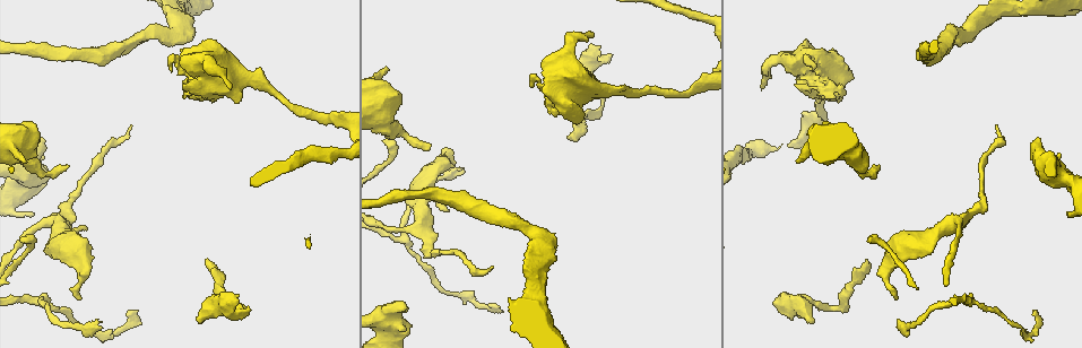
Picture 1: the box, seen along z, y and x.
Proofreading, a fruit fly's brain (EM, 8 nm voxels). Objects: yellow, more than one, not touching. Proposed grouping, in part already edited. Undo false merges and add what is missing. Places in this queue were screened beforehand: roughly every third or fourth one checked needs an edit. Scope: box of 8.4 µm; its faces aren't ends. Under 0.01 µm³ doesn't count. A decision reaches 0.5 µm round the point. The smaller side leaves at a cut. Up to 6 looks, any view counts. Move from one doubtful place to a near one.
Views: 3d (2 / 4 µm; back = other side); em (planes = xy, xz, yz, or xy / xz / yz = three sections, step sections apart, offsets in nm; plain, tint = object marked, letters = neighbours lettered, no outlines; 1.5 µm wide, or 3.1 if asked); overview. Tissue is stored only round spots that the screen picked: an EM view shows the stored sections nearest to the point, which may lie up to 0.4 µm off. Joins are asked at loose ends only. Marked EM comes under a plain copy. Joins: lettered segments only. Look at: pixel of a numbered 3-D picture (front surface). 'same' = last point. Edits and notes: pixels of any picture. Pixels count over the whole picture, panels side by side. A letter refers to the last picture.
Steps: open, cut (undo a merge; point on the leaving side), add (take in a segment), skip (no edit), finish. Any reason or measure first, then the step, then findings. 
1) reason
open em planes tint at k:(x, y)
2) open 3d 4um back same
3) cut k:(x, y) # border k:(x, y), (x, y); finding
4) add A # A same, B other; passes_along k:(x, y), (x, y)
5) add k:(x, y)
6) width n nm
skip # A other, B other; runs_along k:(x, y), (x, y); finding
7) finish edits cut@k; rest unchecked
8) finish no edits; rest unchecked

branch stops here
open 3d 2um at 1:(405, 303)

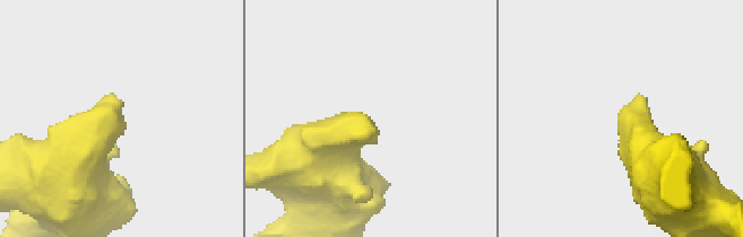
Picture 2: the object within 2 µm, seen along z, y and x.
open em planes letters at 2:(117, 105)

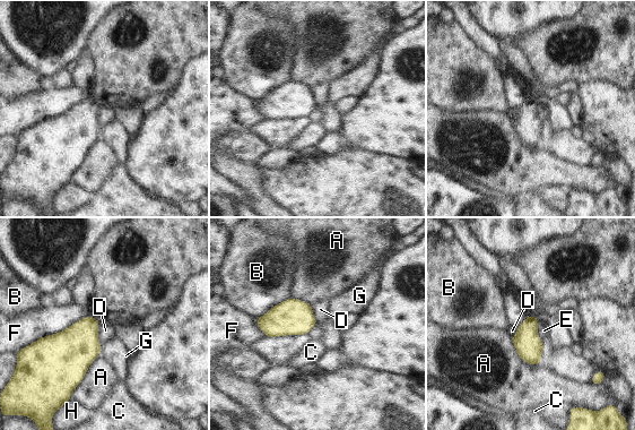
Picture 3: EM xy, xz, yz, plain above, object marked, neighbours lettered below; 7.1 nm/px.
skip # A other, B other, C other, D other, E other, F other, G other, H other; border 3:(539, 319), (537, 335), (542, 342); none of them fits

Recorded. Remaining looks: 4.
sudden change in width
open 3d 4um at 1:(983, 203)

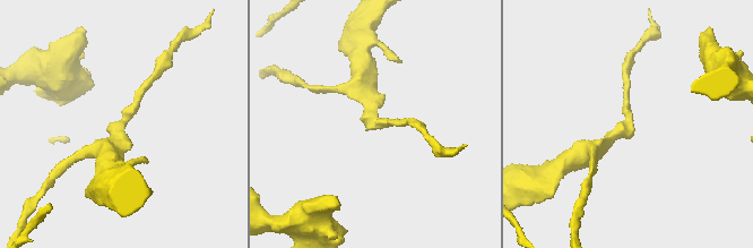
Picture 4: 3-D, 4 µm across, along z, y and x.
open em planes letters at 4:(377, 124)

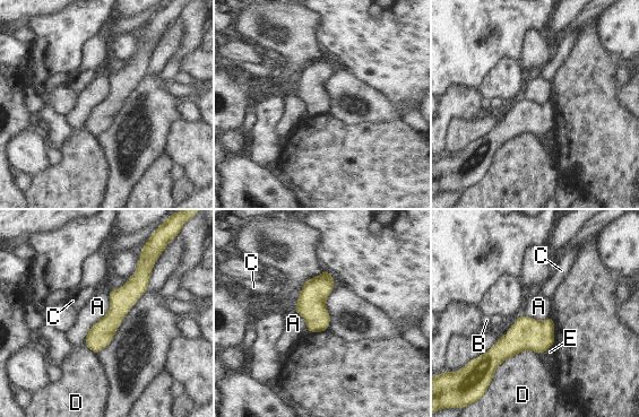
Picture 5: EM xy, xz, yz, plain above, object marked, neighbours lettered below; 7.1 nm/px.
width 120 nm
skip # A other, B other, C other, D other, E other; border 5:(109, 294), (109, 310), (84, 345); continuous, no second neuron

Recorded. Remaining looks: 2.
finish no edits; rest unchecked

